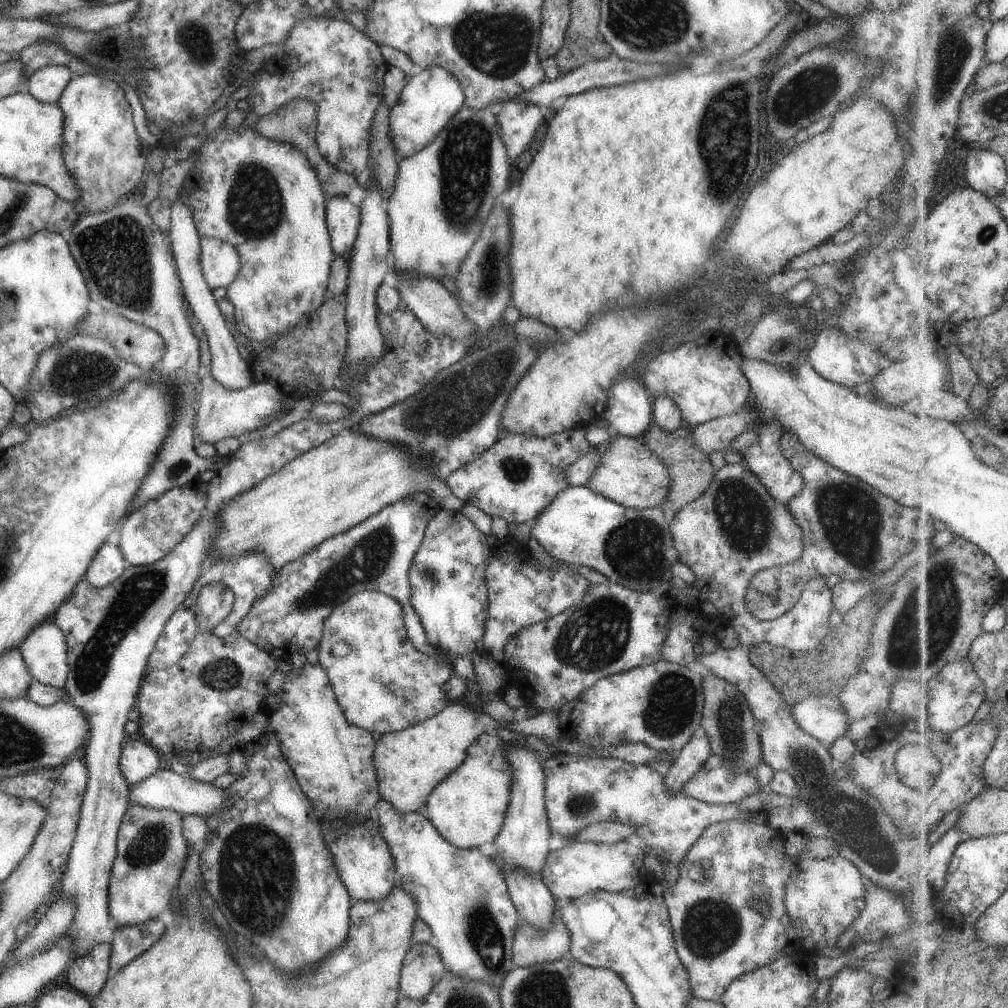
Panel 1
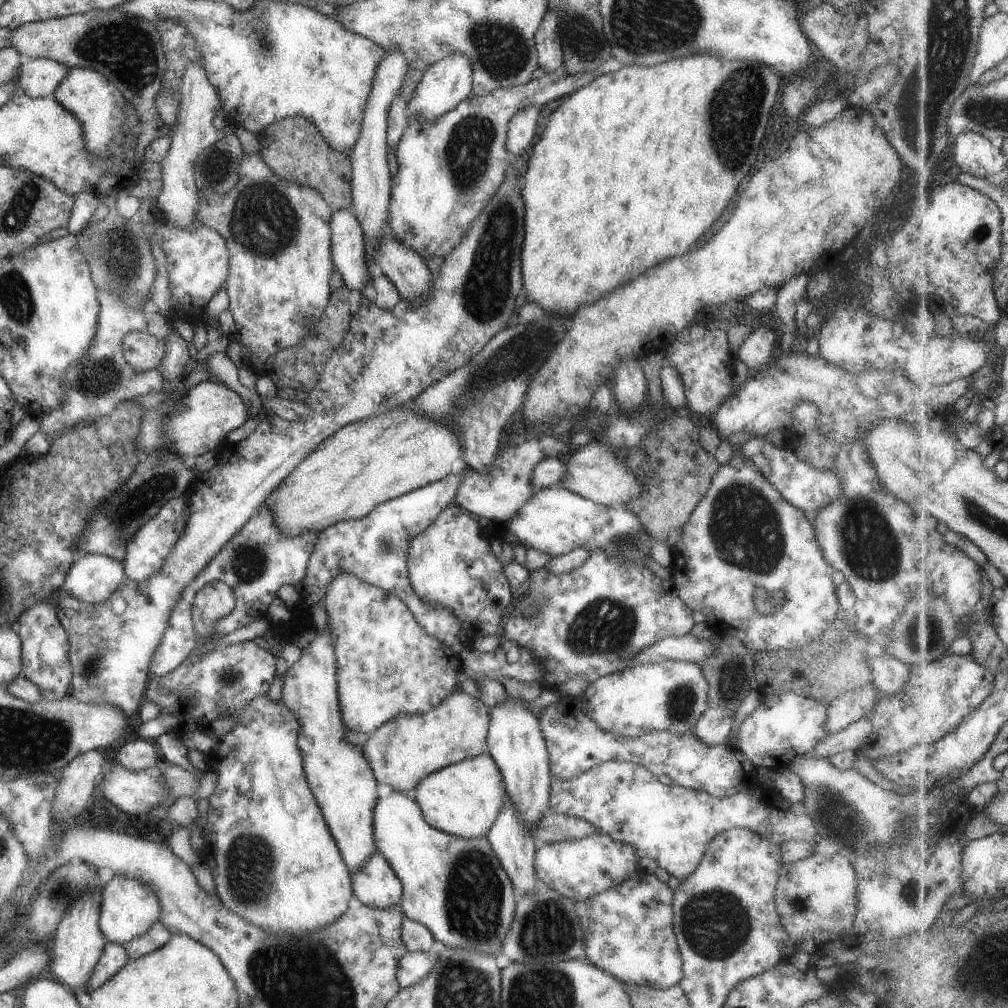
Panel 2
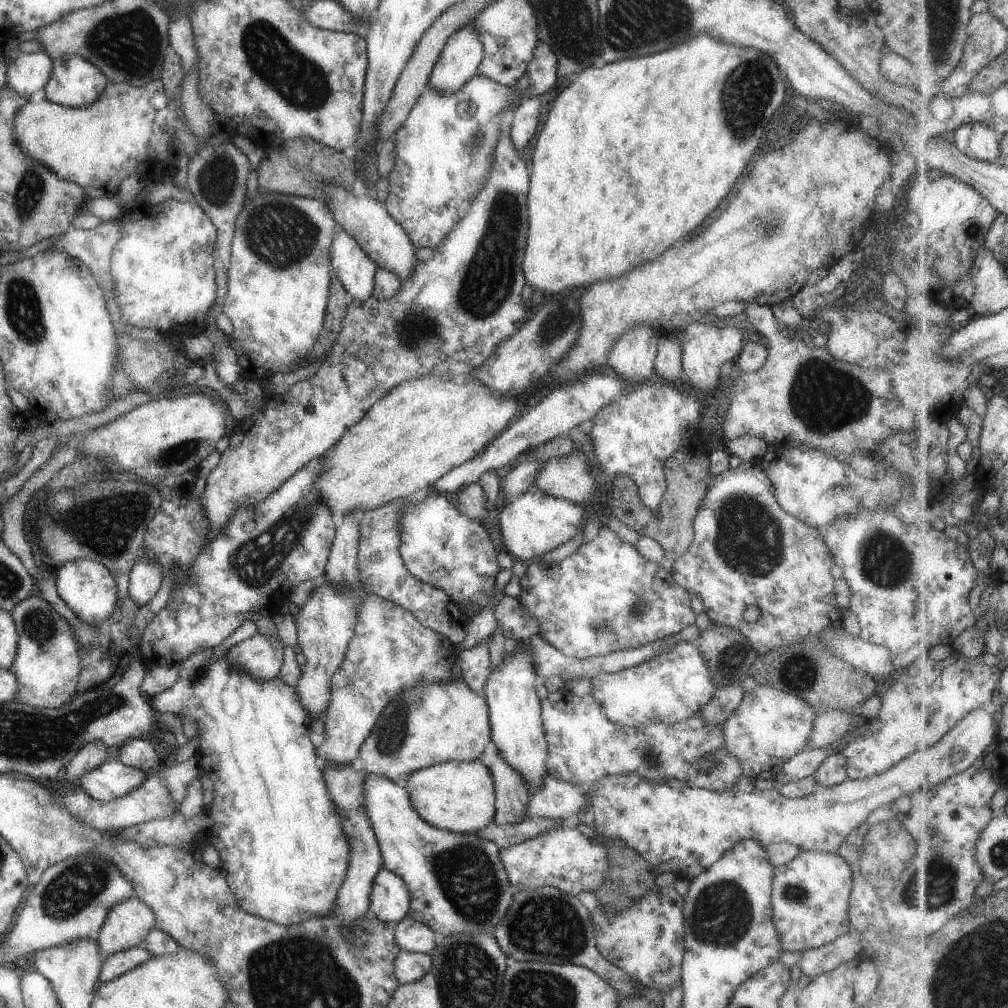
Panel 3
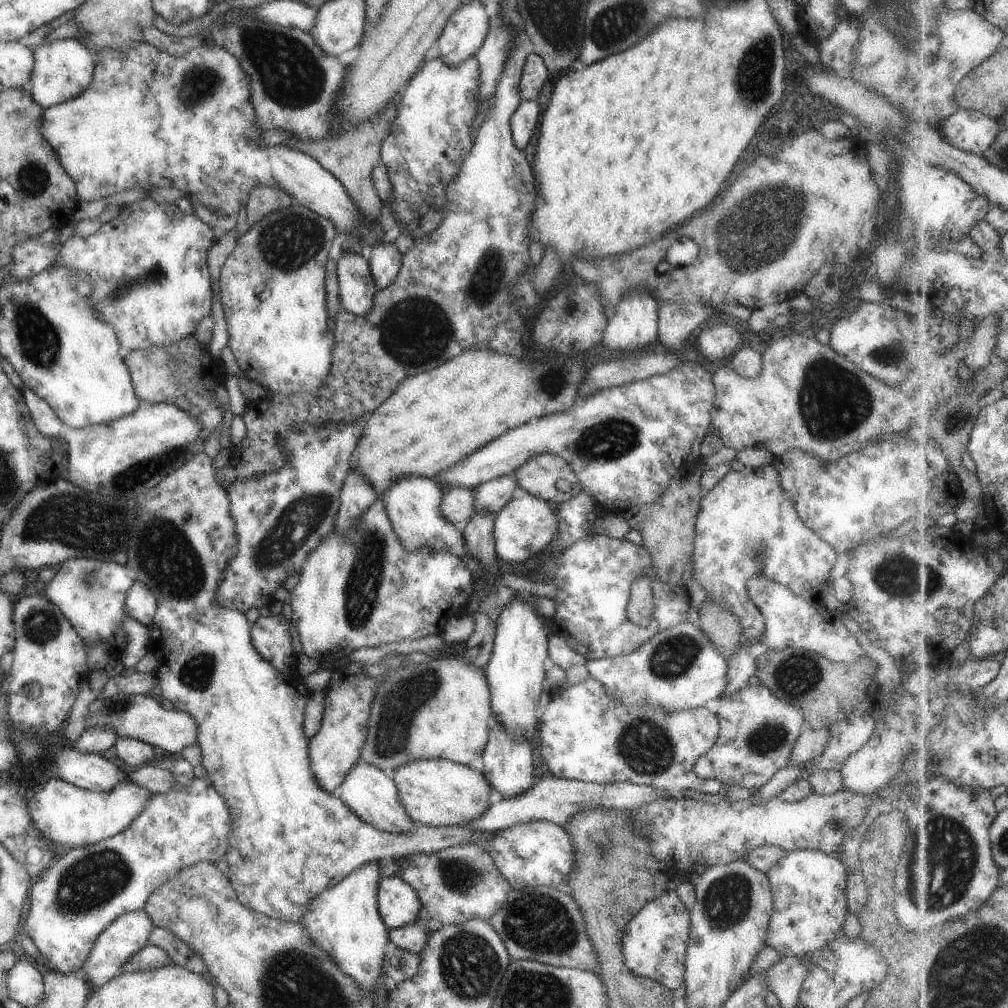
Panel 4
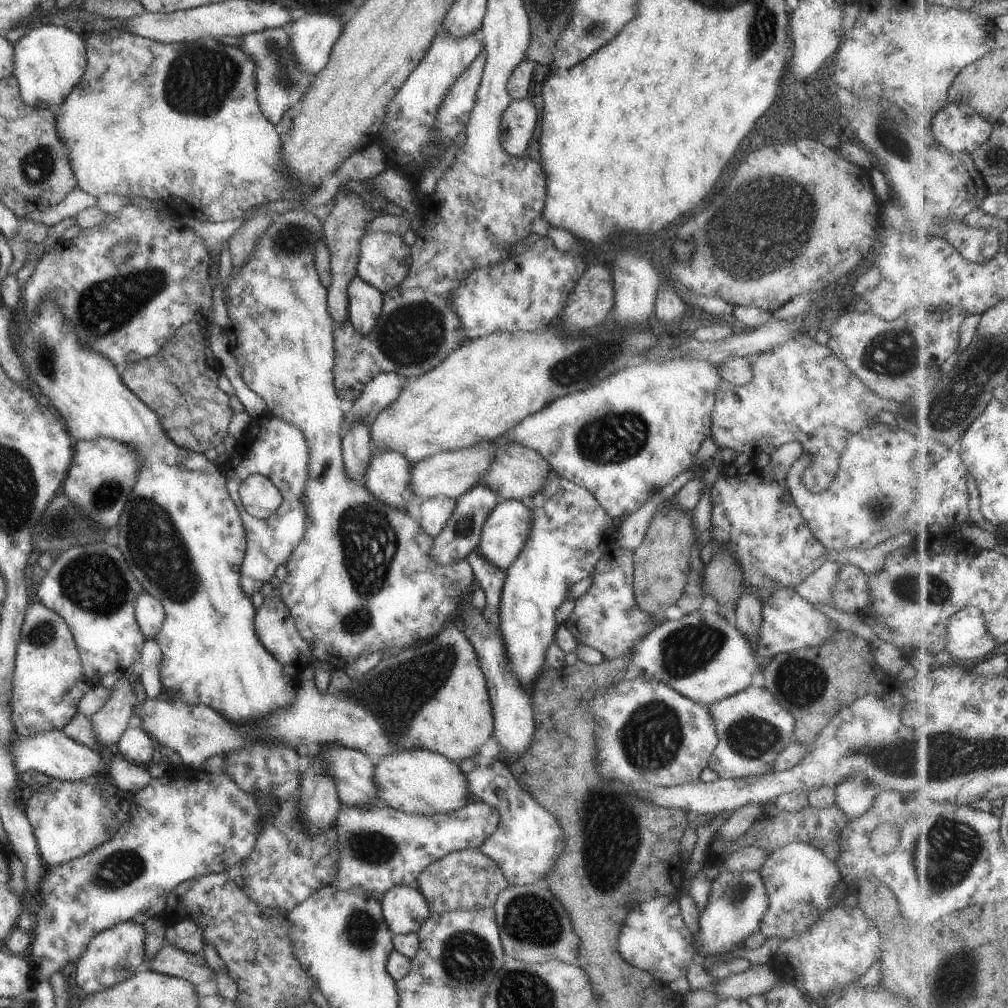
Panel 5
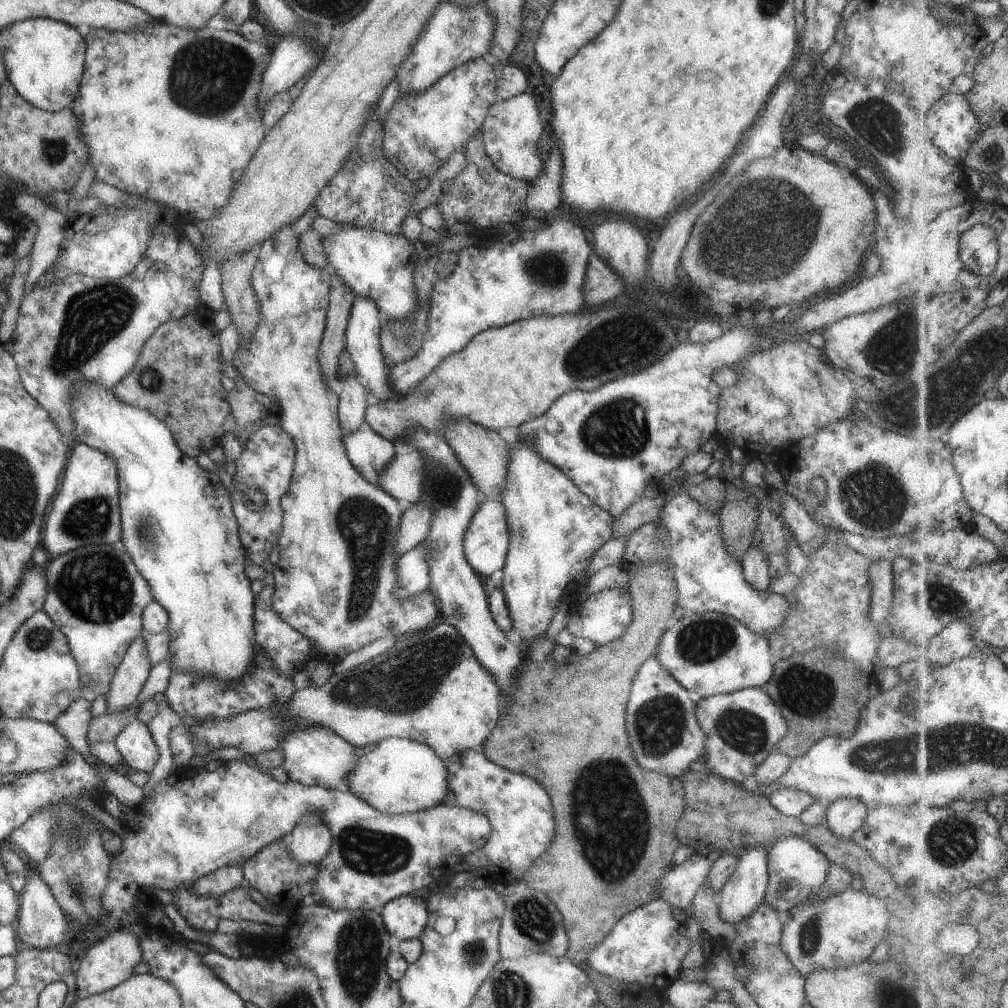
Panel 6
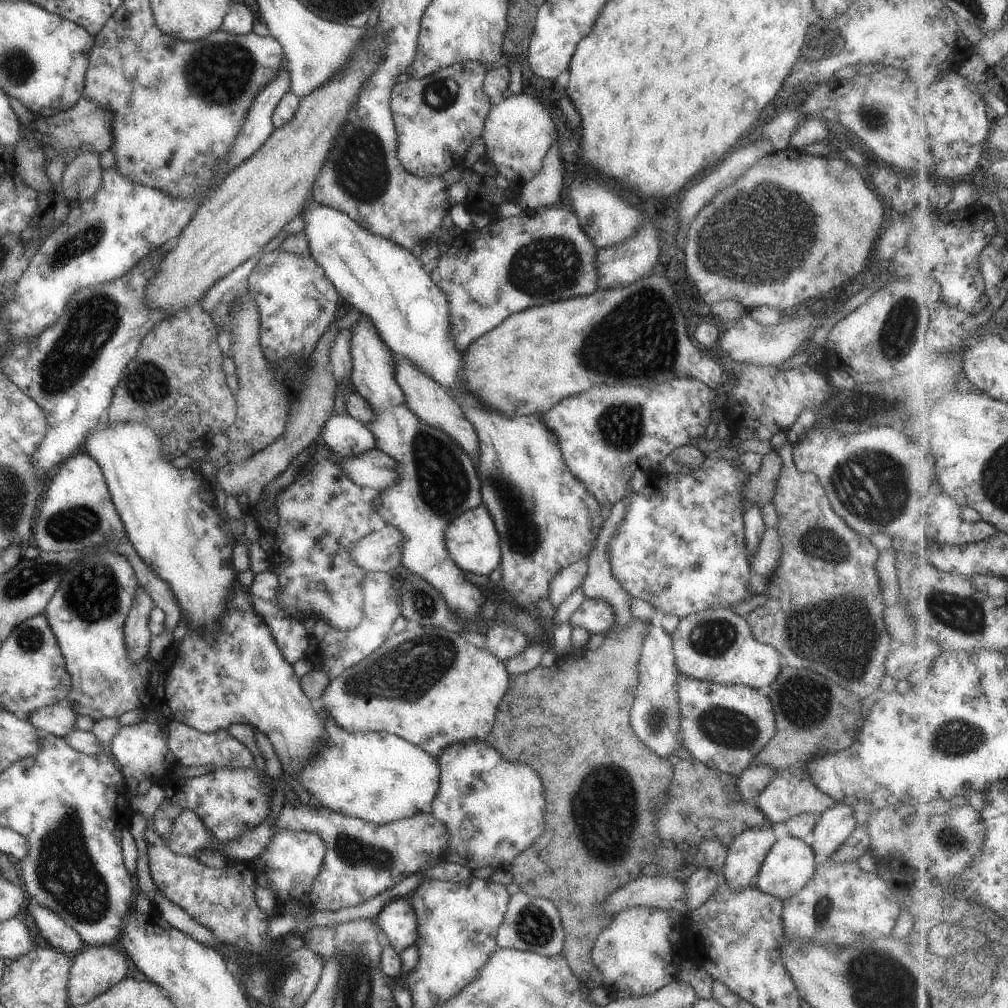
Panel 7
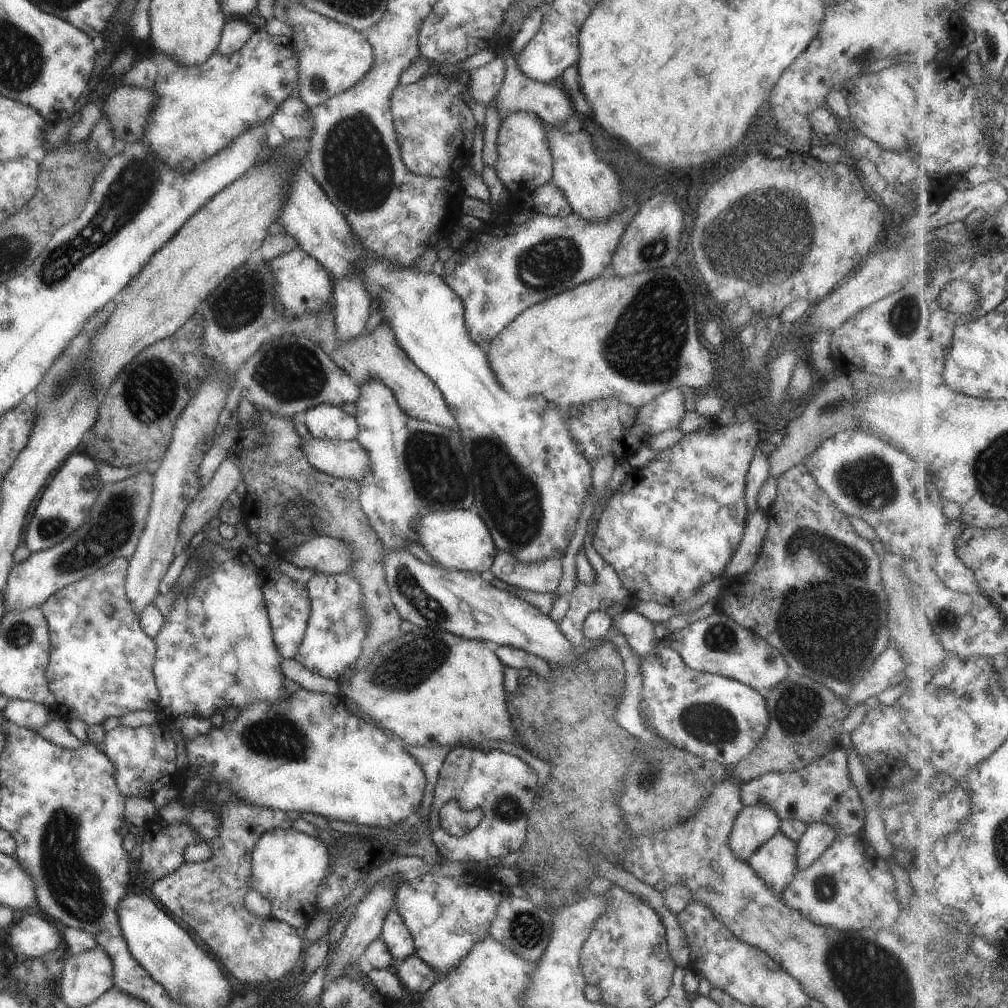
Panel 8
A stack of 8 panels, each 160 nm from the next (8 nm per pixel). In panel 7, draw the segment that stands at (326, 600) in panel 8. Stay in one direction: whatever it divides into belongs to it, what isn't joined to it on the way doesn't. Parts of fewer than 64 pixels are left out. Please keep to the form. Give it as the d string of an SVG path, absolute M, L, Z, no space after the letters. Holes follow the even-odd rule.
M365 571L359 588L362 590L362 619L349 630L338 631L322 620L315 621L313 634L308 636L308 645L303 658L307 659L313 669L328 674L330 680L342 670L369 656L386 639L386 634L395 618L400 615L400 598L395 588L396 576L391 572Z

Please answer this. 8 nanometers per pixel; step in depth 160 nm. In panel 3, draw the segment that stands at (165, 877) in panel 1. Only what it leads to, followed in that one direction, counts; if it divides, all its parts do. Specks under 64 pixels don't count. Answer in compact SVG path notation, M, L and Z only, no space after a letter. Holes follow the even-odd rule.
M134 895L113 905L108 910L105 920L99 927L98 935L95 938L102 960L120 950L140 945L145 935L154 928L154 922L153 912Z

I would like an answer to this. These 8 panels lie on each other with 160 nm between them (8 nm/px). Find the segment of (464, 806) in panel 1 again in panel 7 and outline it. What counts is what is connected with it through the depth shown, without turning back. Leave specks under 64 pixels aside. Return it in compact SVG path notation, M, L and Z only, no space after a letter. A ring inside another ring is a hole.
M316 708L316 710L324 722L318 752L300 763L300 768L289 775L299 780L299 784L311 796L311 801L347 816L357 817L378 825L413 816L425 804L432 802L439 786L440 773L434 757L418 746L385 731L364 733L344 731L329 719L327 713L321 708Z

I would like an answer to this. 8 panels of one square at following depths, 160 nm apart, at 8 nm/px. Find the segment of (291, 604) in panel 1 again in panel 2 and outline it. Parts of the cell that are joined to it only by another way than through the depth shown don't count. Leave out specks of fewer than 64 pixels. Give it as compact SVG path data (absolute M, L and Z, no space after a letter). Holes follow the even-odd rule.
M462 472L449 473L434 483L378 504L367 516L338 522L318 533L307 559L303 578L295 586L299 599L290 608L290 619L284 624L270 624L271 627L277 628L279 640L288 644L290 638L299 636L300 612L311 616L311 606L322 600L329 581L336 574L344 572L399 598L407 610L410 610L411 616L422 627L423 632L438 640L455 661L463 649L469 648L473 633L463 626L449 609L430 607L413 592L406 569L406 554L408 542L425 530L443 508L452 502L461 475Z

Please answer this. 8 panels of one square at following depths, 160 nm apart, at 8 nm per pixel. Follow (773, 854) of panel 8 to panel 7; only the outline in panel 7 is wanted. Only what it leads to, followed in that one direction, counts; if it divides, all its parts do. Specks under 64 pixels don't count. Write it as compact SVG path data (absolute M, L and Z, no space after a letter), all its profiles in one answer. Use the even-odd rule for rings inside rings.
M789 836L783 837L776 840L767 851L767 856L763 859L755 877L754 888L780 901L788 899L811 878L816 866L817 861L808 841Z

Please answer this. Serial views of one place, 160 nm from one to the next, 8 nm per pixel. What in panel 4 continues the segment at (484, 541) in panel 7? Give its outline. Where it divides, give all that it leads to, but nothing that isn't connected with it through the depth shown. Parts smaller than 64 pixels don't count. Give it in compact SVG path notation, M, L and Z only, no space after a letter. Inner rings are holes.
M517 493L494 514L492 541L495 557L507 564L523 564L528 558L535 558L555 538L557 525L558 516L555 515L553 504L531 495Z

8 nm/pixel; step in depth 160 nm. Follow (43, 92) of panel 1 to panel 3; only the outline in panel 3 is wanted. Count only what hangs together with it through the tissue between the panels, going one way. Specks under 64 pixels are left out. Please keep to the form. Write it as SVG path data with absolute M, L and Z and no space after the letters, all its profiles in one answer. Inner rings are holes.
M42 50L39 52L18 54L11 63L7 63L5 84L19 96L28 98L31 92L41 90L47 84L48 78L51 76L51 69L52 59Z

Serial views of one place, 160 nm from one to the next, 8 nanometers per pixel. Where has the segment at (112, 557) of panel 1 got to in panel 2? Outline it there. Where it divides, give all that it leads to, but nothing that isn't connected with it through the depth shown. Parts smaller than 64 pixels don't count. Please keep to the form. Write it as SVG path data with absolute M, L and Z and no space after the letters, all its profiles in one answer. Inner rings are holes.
M85 553L69 567L58 594L95 604L107 599L124 577L121 561L104 554Z

